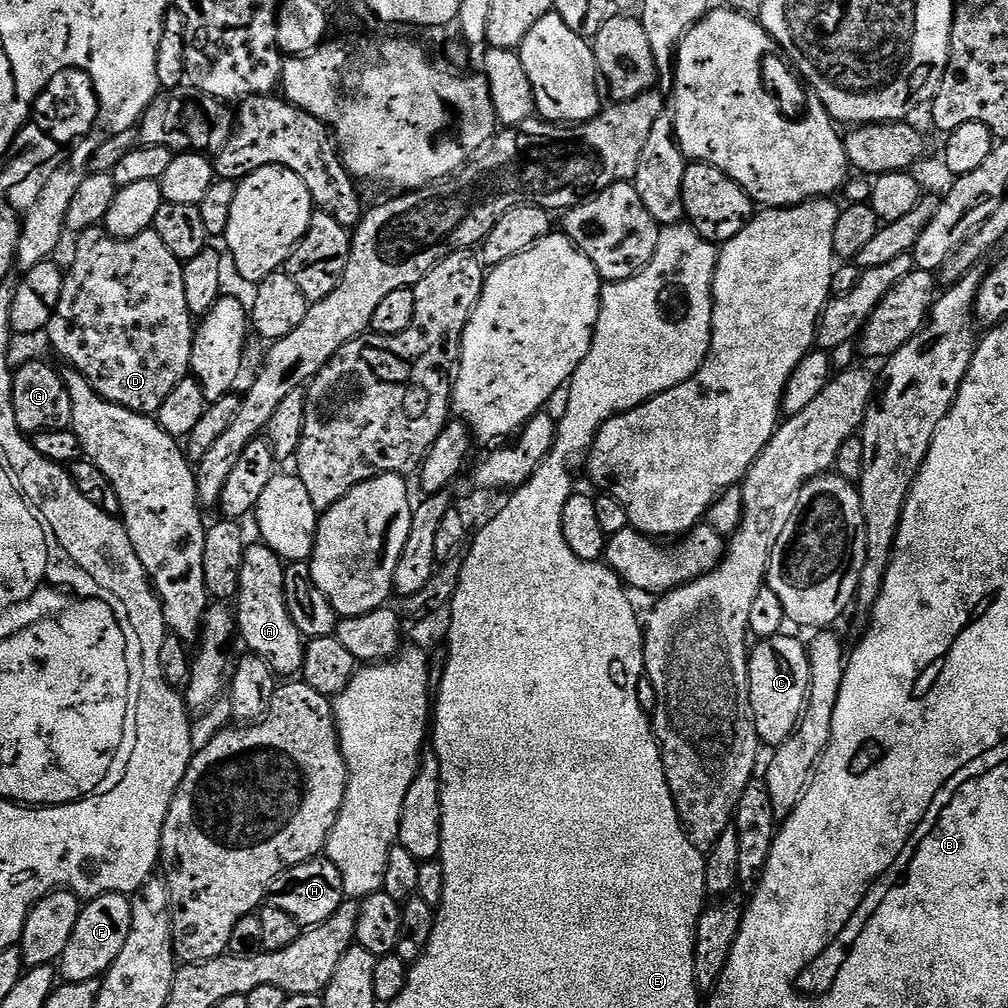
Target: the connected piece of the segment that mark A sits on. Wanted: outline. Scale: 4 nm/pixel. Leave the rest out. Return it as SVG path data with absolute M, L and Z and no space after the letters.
M262 542L249 543L244 549L242 558L242 574L240 575L240 612L238 608L238 636L244 639L244 644L253 656L263 658L272 671L280 678L292 678L301 671L304 666L305 637L301 636L298 626L294 626L294 618L290 618L290 610L286 606L286 594L284 593L284 569L285 561L280 559L274 550L270 550Z

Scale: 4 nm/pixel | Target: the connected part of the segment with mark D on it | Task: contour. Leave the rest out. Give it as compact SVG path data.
M103 227L91 228L79 233L77 240L80 241L76 244L76 257L73 258L72 265L67 265L64 273L62 298L58 298L56 313L52 315L52 320L47 327L51 351L57 352L68 363L68 366L83 374L90 382L92 389L102 398L106 398L118 406L126 406L135 412L159 413L162 402L166 402L166 397L170 395L170 390L174 390L174 386L178 386L178 382L186 379L192 367L194 317L190 306L186 306L186 282L184 281L183 263L177 256L170 254L166 242L162 242L162 238L158 238L158 234L151 230L138 234L129 240L116 240L107 235Z

